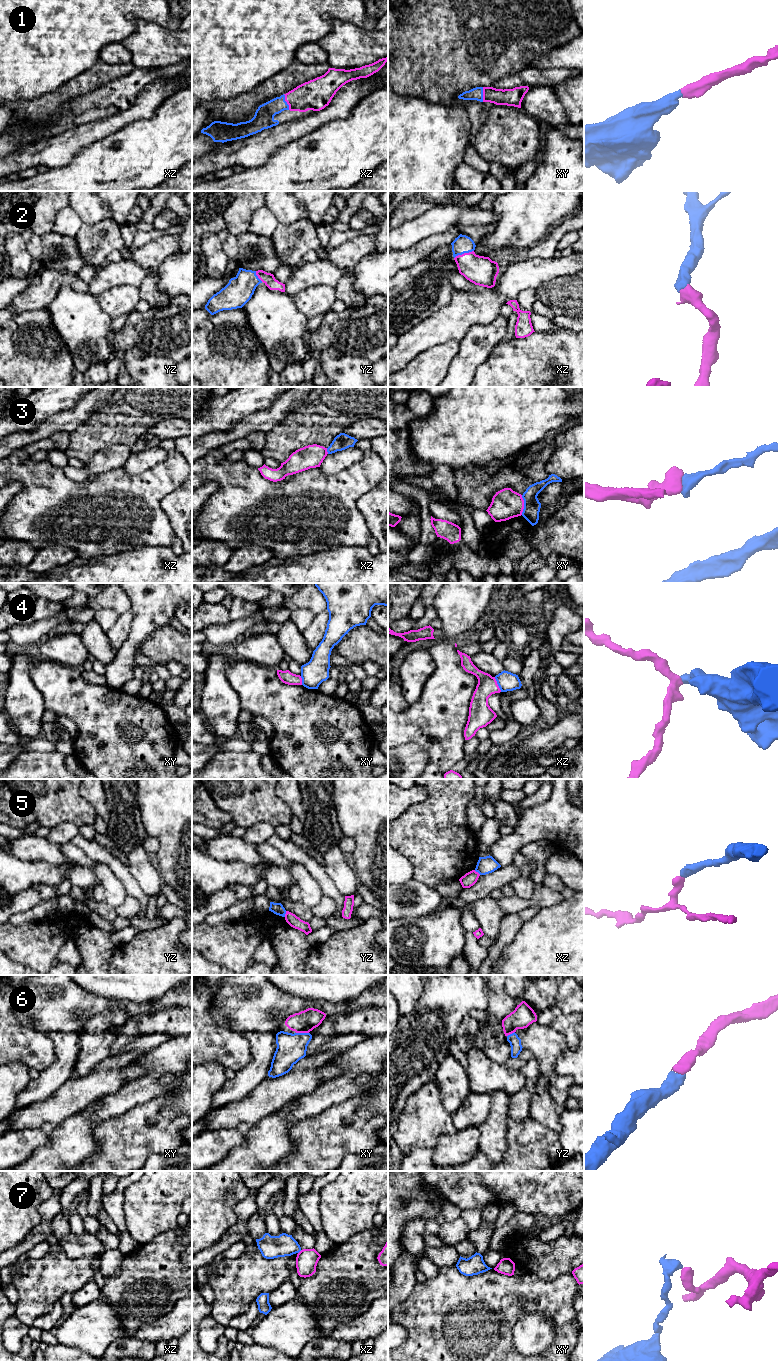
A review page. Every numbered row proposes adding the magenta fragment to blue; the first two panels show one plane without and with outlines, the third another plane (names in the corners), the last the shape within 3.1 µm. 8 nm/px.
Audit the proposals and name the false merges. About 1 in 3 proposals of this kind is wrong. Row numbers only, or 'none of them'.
3, 4, 5, 7

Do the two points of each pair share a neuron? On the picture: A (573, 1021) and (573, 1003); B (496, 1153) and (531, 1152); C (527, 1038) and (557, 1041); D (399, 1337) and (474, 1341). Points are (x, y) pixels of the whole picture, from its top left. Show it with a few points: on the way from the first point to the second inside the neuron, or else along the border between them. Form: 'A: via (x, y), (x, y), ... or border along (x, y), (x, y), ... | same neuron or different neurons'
A: border along (555, 1004), (564, 1013), (573, 1013) | different neurons
B: border along (508, 1130), (507, 1150), (500, 1160) | different neurons
C: via (534, 1038), (541, 1041), (550, 1041) | same neuron
D: border along (400, 1324), (406, 1330), (407, 1338), (398, 1347) | different neurons

